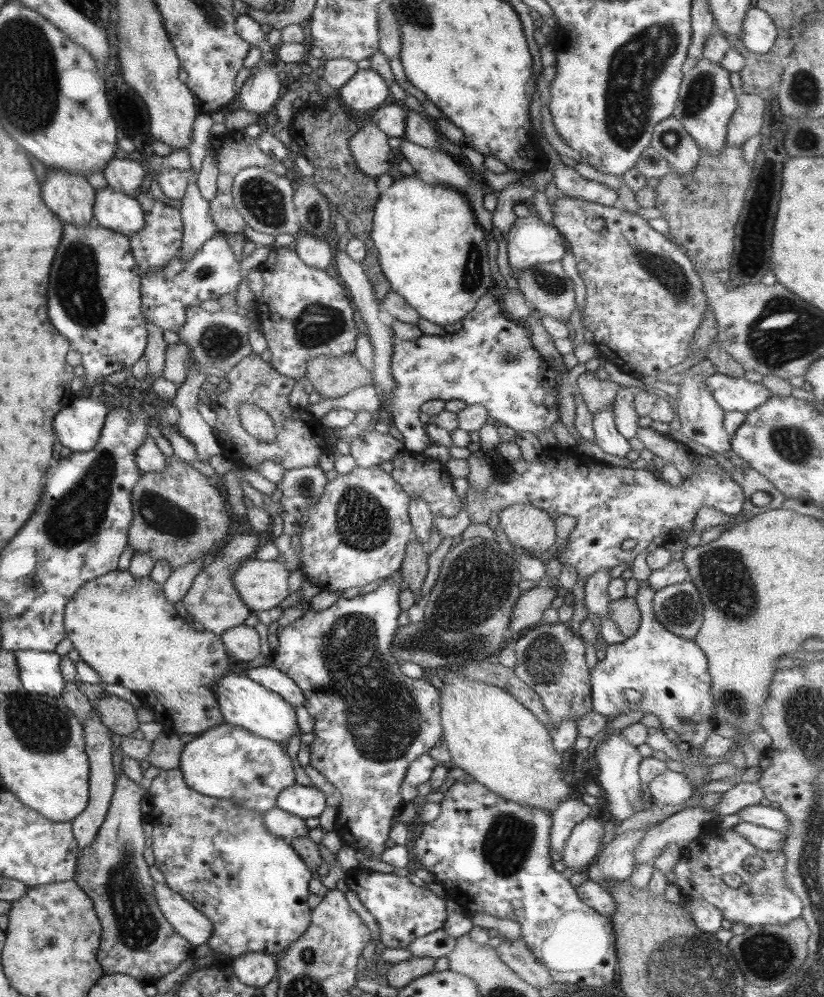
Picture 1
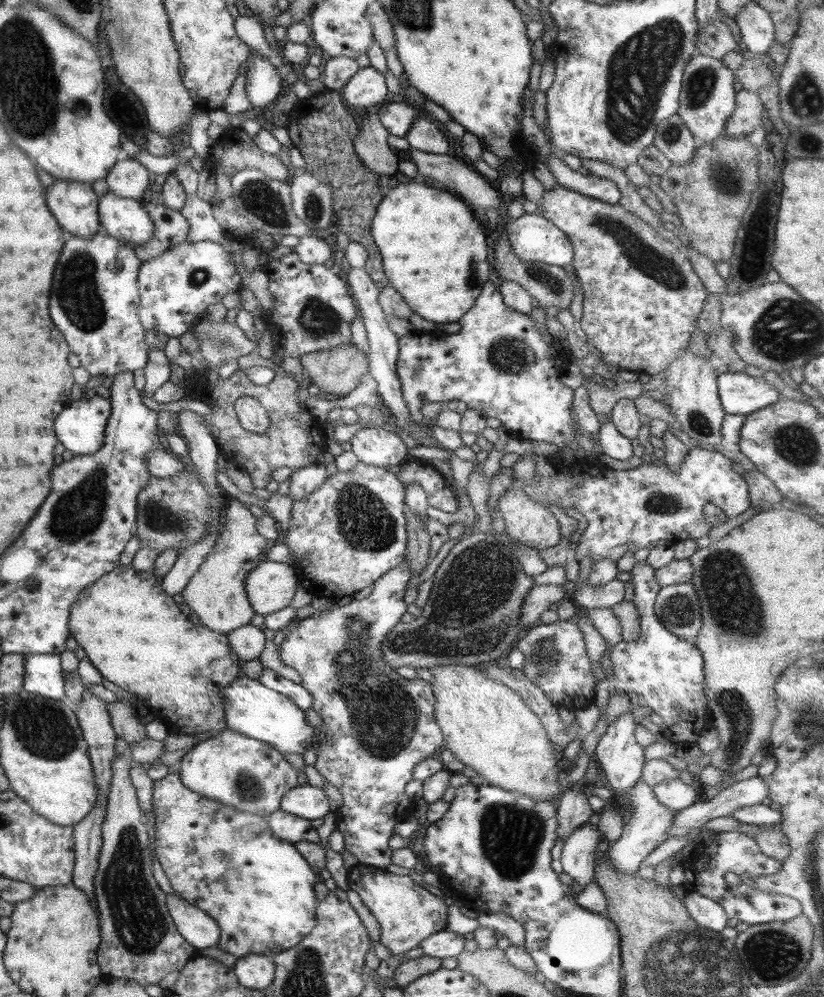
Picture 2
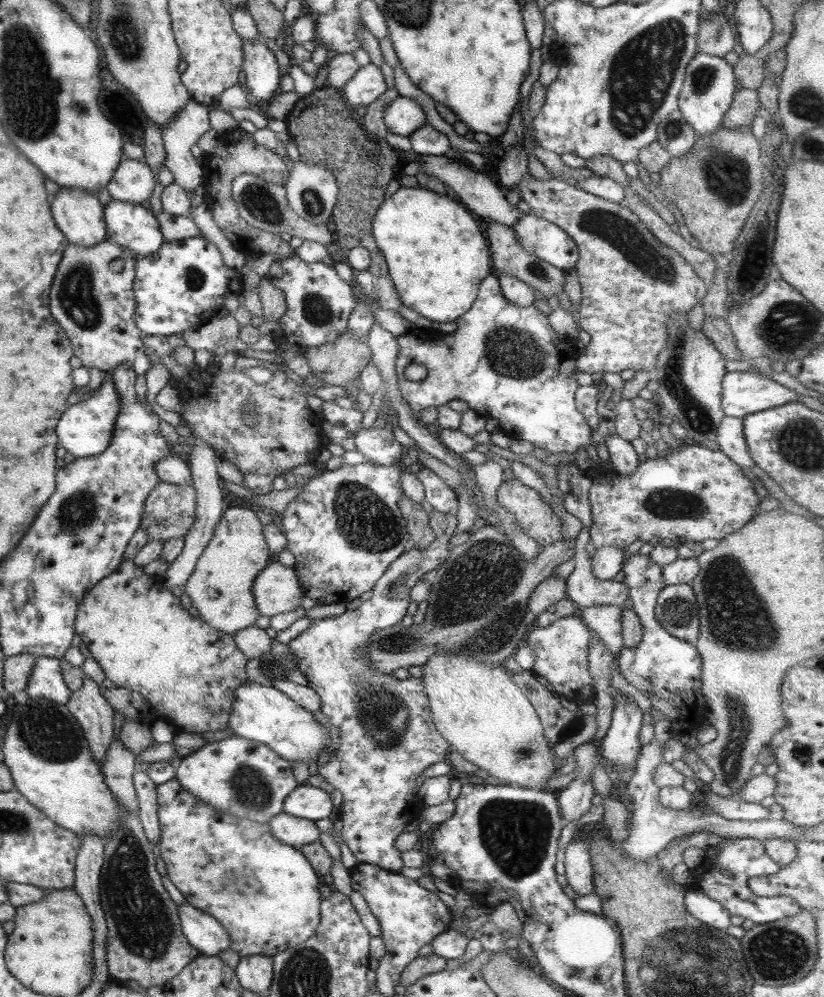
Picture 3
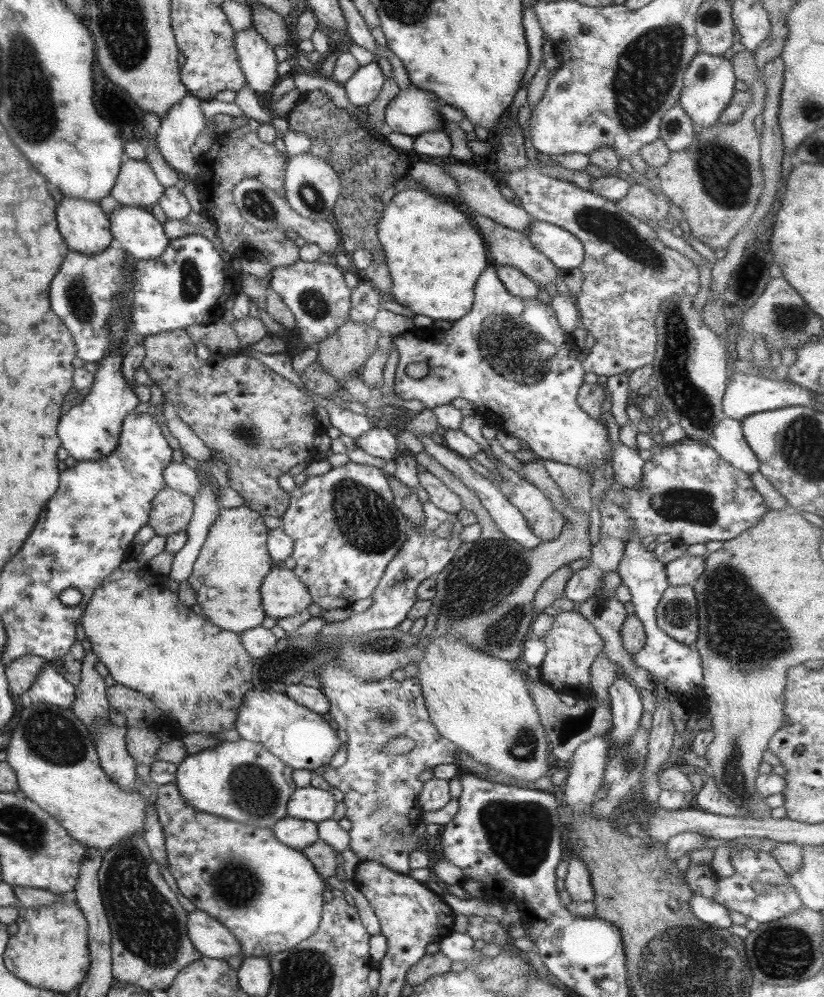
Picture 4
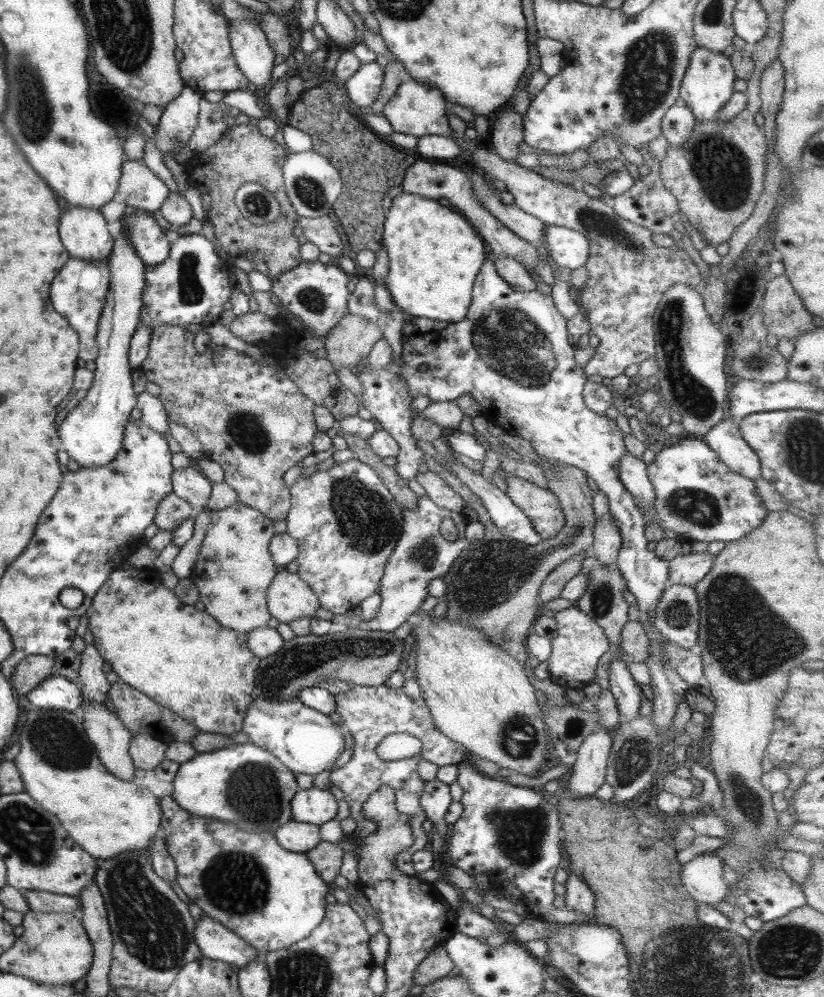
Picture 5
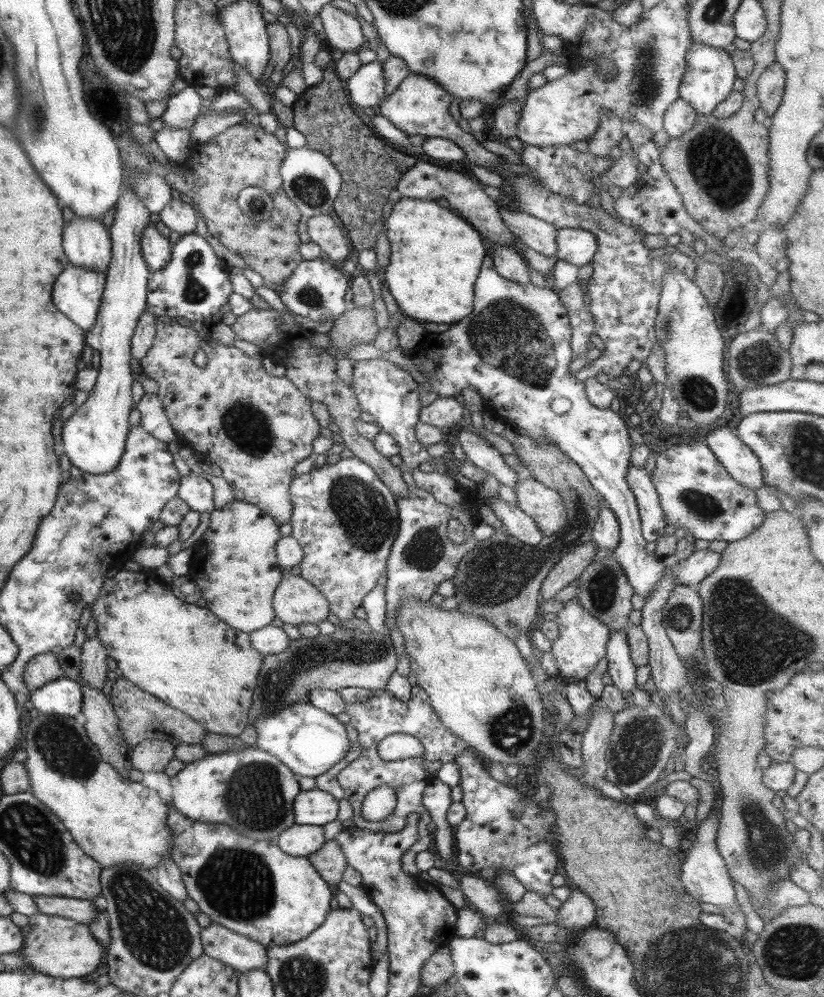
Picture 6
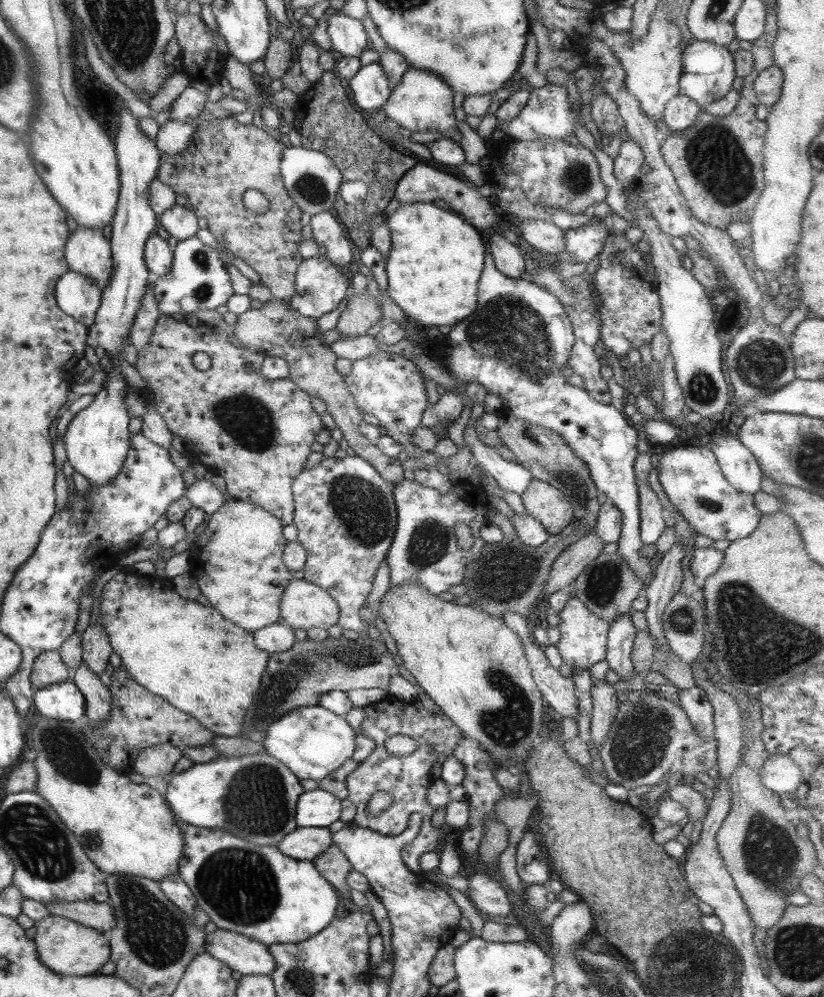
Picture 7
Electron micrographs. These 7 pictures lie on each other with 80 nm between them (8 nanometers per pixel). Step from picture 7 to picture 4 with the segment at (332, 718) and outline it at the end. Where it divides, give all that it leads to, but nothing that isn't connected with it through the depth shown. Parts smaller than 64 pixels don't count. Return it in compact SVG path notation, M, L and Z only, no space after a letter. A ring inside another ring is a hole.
M249 690L243 694L243 700L239 704L237 716L234 720L234 729L243 740L248 740L261 746L264 746L273 756L276 756L281 762L289 765L292 770L312 770L323 766L329 762L331 755L341 746L343 738L341 733L332 725L332 723L323 721L321 715L311 712L308 708L303 708L293 702L284 693L279 692L257 692Z

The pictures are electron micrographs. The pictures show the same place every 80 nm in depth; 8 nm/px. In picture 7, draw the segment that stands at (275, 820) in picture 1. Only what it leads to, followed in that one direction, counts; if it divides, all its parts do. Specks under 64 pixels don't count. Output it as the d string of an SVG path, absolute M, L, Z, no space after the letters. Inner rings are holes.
M295 827L293 832L285 834L283 840L276 844L277 850L292 858L293 860L308 860L315 858L320 852L323 852L327 846L333 842L331 833L329 833L329 828L309 828L309 827Z

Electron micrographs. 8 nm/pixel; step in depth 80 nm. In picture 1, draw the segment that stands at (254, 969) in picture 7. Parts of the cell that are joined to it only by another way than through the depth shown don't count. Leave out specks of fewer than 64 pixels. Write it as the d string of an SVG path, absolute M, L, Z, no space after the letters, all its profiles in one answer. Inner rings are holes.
M152 882L152 893L161 914L171 925L171 928L193 947L205 944L211 934L212 924L192 904L189 904L180 894L173 892L165 883Z

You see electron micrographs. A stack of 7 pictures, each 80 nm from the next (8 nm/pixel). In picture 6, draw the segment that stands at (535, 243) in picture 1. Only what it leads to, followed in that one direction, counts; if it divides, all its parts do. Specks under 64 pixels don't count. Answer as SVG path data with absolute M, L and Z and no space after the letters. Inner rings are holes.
M557 228L554 237L556 240L555 258L569 262L573 266L580 267L589 264L597 248L594 236L580 229Z

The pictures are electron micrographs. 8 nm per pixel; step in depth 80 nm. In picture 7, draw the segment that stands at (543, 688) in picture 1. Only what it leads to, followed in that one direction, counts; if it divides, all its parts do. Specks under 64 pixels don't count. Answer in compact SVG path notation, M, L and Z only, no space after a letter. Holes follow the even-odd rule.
M573 596L567 599L567 603L558 614L559 623L556 625L560 633L559 641L554 646L563 661L563 664L571 668L588 669L595 662L601 662L606 653L606 639L610 624L589 612L588 608Z

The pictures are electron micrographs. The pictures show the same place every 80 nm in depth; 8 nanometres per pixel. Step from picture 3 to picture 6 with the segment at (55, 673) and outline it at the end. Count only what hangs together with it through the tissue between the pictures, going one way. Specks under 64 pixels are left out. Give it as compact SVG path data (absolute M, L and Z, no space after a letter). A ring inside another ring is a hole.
M57 677L29 694L29 702L39 713L74 717L82 703L81 685L65 677Z

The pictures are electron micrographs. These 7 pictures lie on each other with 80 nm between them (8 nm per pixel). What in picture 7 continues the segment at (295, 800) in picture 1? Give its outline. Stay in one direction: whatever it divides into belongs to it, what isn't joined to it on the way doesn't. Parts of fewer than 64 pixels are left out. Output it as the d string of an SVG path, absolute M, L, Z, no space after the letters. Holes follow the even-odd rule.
M317 787L303 791L296 800L297 827L325 828L338 819L340 800Z

